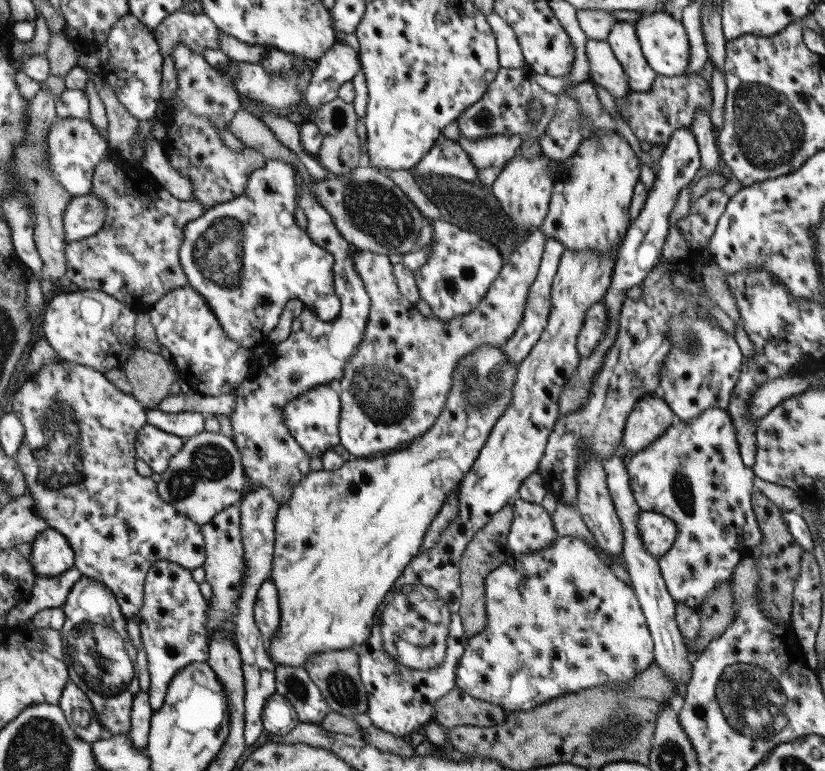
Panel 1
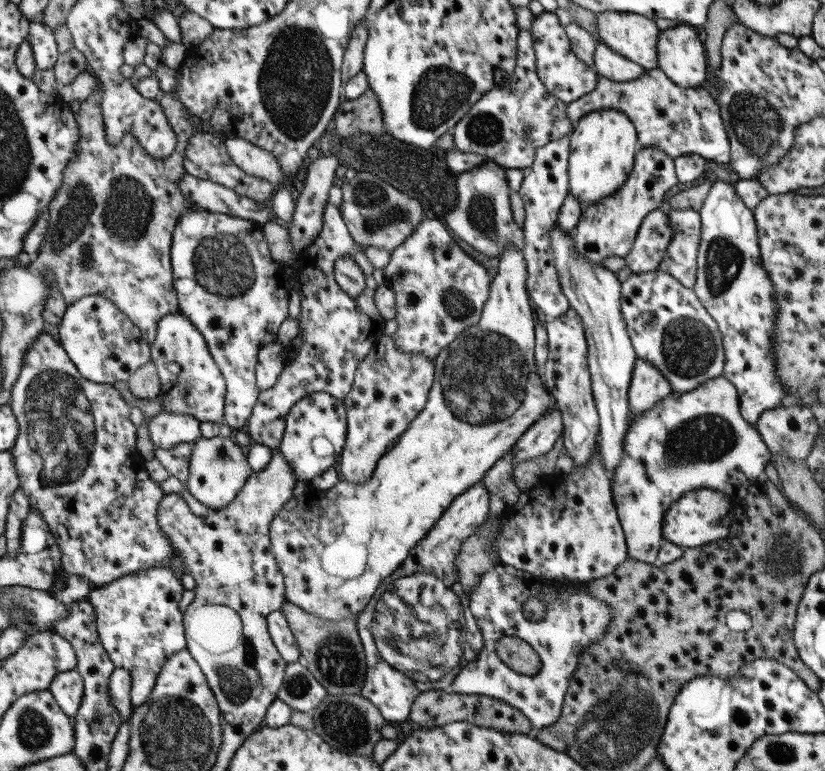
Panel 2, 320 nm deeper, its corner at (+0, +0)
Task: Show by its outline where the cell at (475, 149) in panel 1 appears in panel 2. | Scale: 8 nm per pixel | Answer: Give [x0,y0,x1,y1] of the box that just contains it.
[443,161,524,258]

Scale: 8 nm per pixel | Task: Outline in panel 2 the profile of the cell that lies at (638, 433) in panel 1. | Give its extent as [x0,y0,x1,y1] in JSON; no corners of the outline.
[627,359,672,416]

